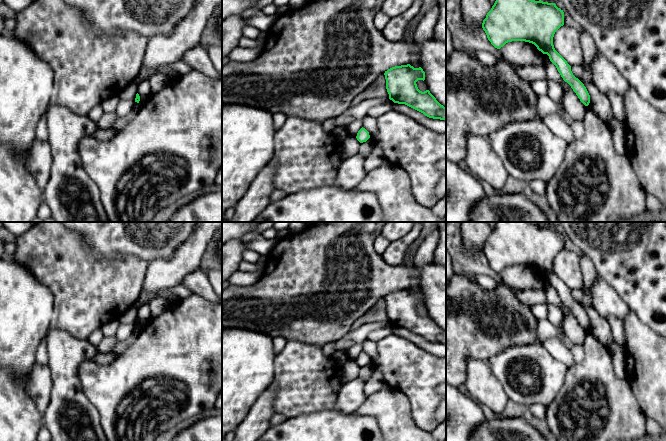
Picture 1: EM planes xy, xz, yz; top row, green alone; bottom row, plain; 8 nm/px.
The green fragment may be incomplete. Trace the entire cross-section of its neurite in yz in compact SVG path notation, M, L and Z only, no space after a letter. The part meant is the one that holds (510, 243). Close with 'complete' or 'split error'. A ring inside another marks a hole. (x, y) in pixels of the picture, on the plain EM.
M497 222L483 244L482 252L497 273L512 265L534 268L539 275L549 280L563 304L588 330L590 319L586 311L573 299L571 290L553 269L554 258L563 249L564 236L555 227L530 222Z; complete

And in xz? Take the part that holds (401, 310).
M410 288L395 290L384 299L389 323L394 327L405 328L429 342L446 344L446 331L429 314L422 316L417 311L418 304L425 304L421 291L414 292Z; complete

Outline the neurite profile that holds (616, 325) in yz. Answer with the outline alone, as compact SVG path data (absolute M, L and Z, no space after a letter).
M608 317L607 321L612 330L613 341L616 342L625 351L625 334L622 321L616 317Z

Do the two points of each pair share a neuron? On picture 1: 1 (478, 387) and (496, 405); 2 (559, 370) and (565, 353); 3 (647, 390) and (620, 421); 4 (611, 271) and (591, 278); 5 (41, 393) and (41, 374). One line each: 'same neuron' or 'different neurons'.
1: same neuron
2: different neurons
3: different neurons
4: different neurons
5: same neuron

